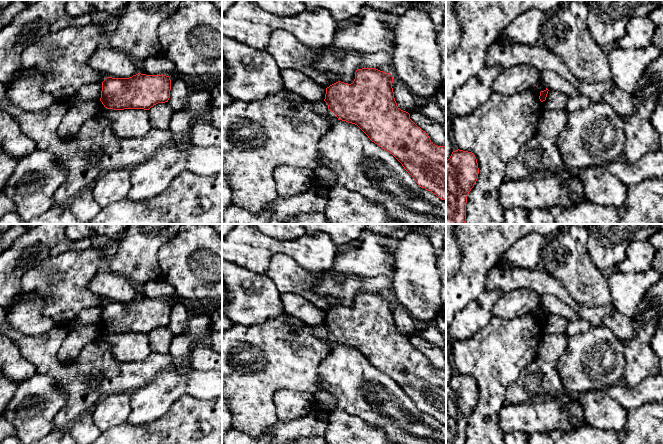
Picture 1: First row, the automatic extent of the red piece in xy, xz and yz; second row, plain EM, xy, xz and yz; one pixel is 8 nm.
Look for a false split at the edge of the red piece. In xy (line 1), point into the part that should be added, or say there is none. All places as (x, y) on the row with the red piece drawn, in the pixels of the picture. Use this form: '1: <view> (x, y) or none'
1: none

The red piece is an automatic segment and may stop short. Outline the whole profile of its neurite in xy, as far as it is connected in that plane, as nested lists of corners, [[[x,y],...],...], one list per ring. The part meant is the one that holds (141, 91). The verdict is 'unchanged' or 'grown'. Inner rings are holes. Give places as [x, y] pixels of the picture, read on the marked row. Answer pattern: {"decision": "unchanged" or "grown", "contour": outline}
{"decision": "unchanged", "contour": [[[138,73],[129,78],[107,77],[102,82],[100,101],[107,109],[149,110],[158,103],[168,102],[171,80],[166,75]]]}

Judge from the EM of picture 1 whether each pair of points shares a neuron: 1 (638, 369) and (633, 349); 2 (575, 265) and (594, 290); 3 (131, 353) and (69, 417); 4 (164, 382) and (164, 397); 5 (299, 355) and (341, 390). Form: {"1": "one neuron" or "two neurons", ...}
{"1": "one neuron", "2": "one neuron", "3": "two neurons", "4": "one neuron", "5": "two neurons"}

